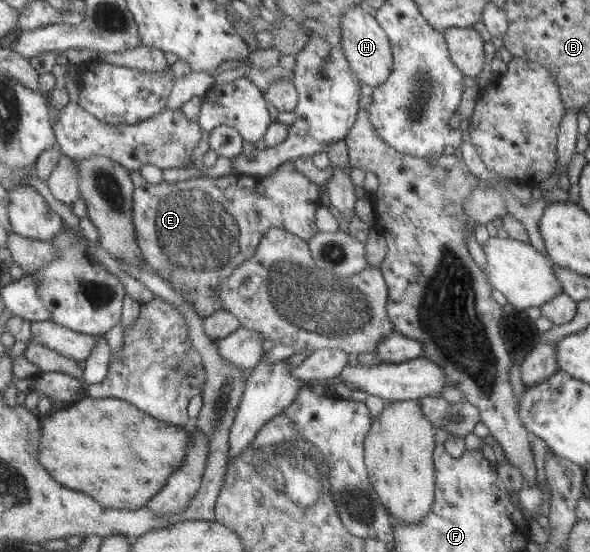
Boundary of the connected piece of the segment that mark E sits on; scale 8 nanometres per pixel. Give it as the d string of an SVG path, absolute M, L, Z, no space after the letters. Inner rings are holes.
M285 161L265 176L240 176L235 173L216 178L191 177L172 183L162 181L158 185L146 183L138 170L130 172L133 183L131 216L139 251L146 263L164 281L168 281L174 291L192 298L191 305L198 316L206 317L220 310L220 304L213 297L217 285L235 267L254 255L267 229L280 228L306 242L317 233L315 211L321 205L317 185L296 171L292 162Z

